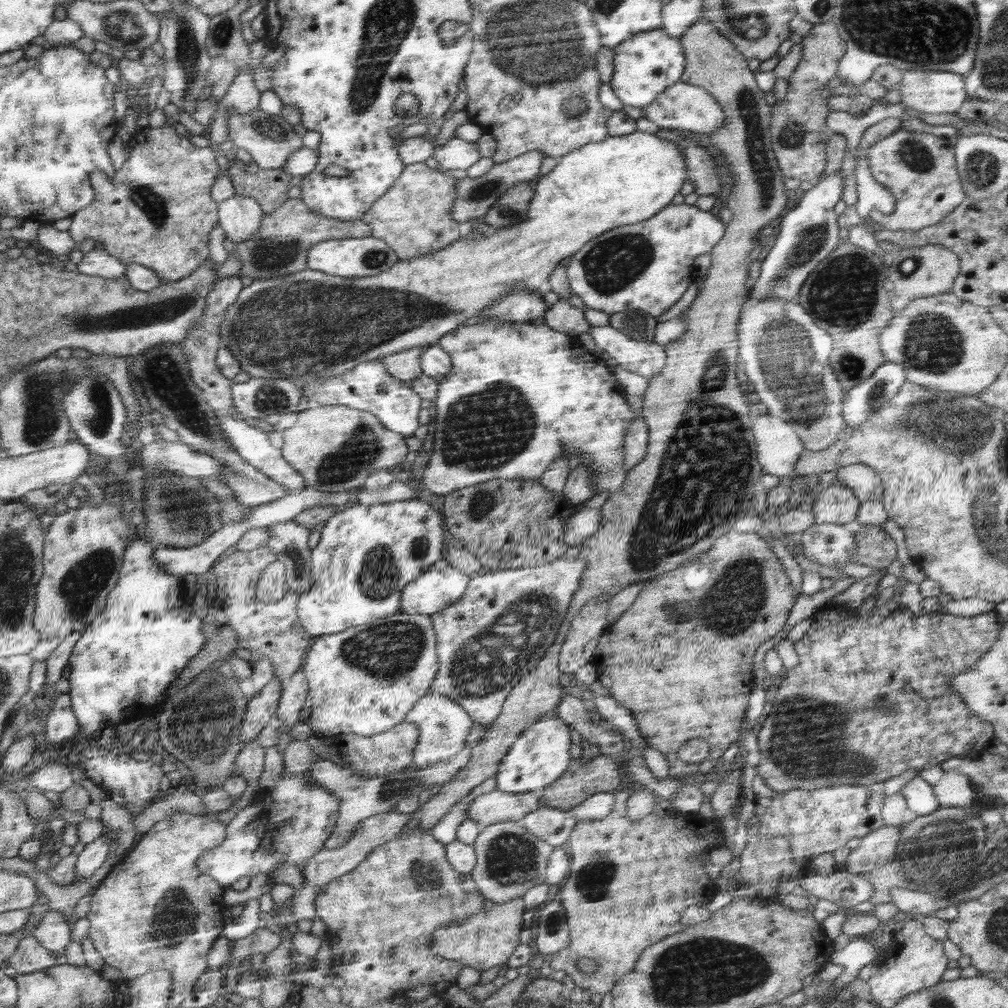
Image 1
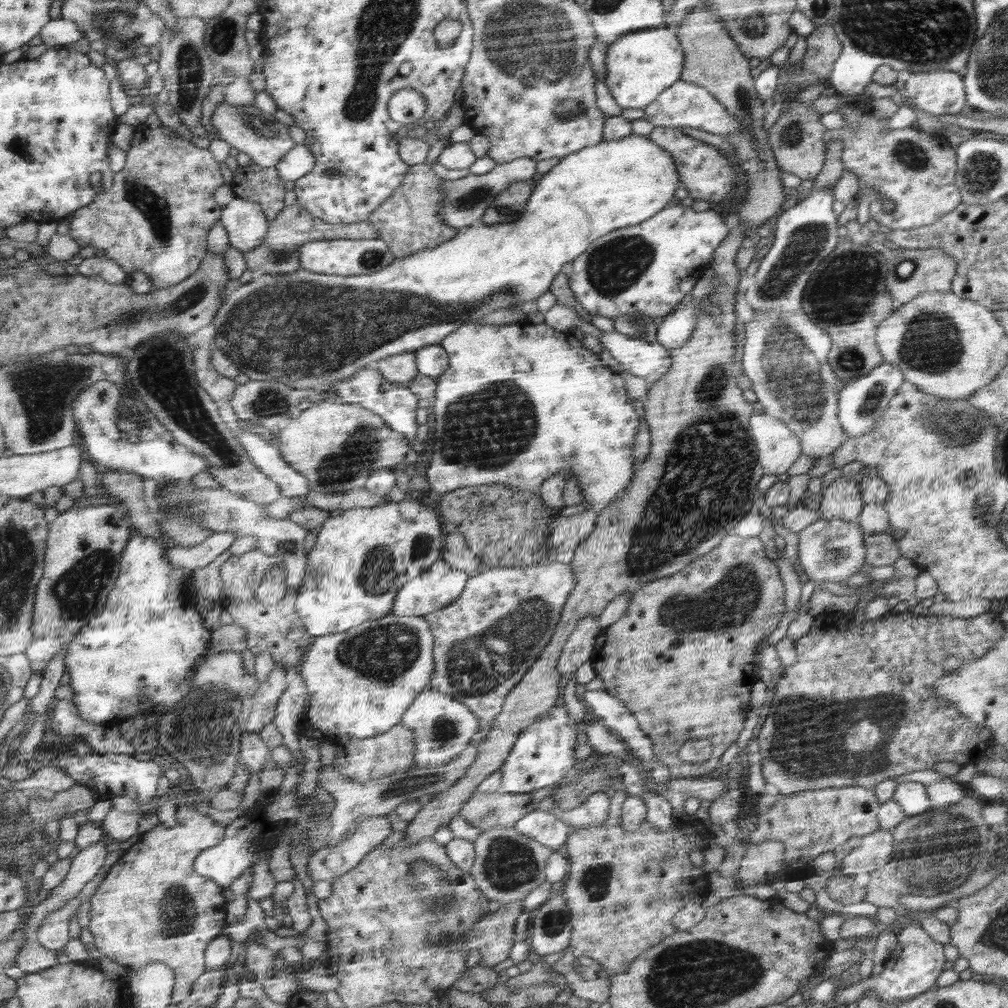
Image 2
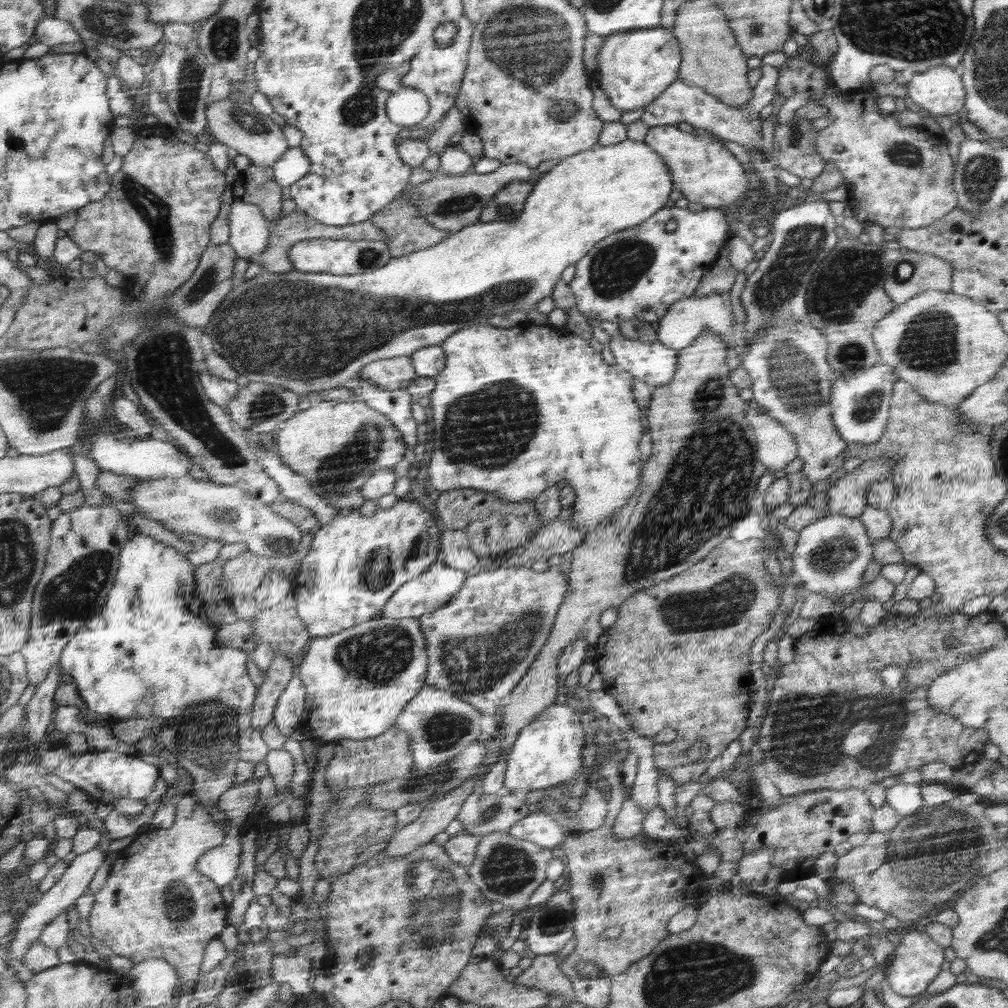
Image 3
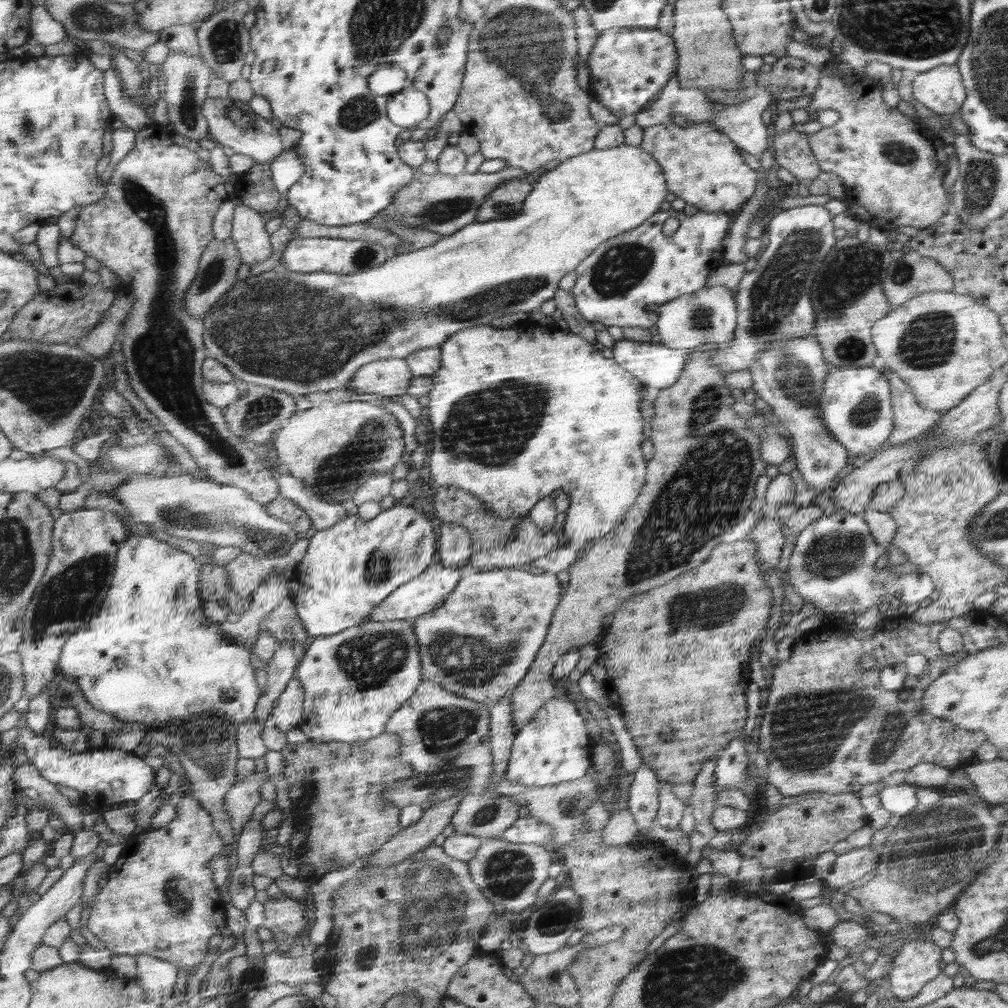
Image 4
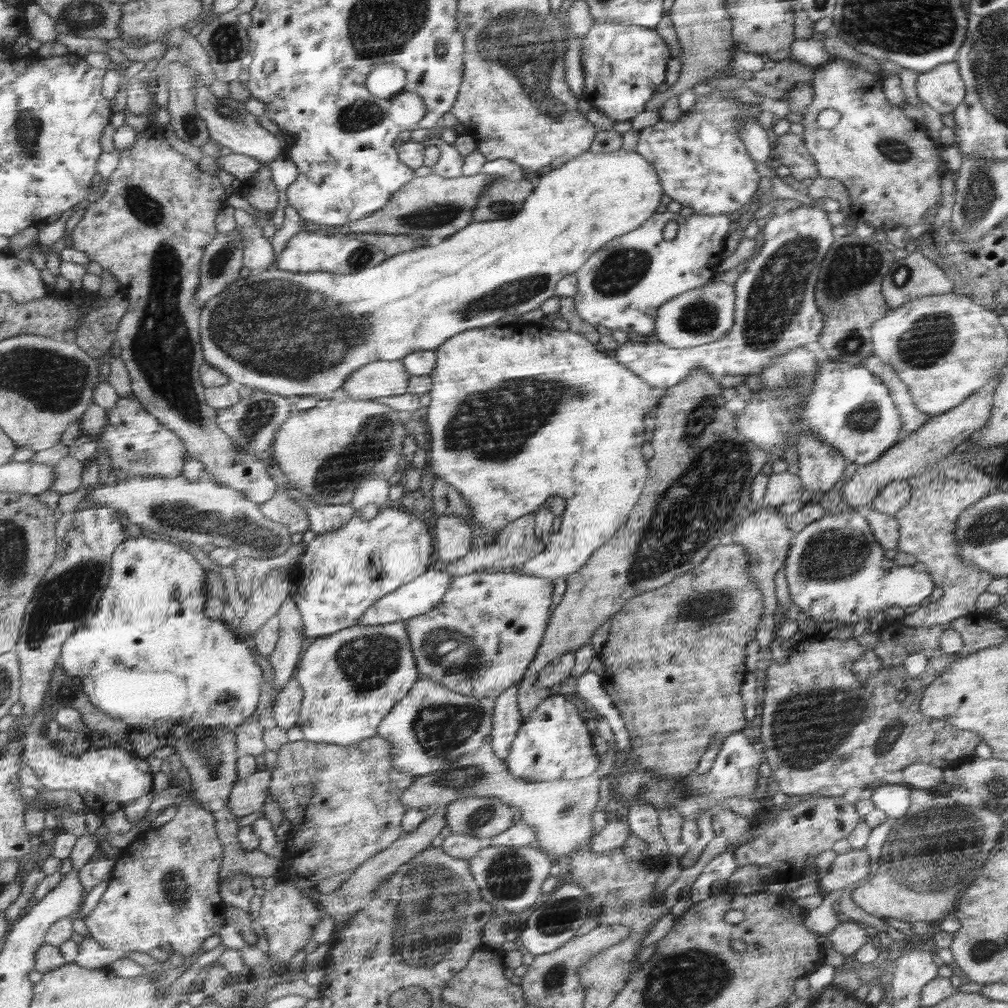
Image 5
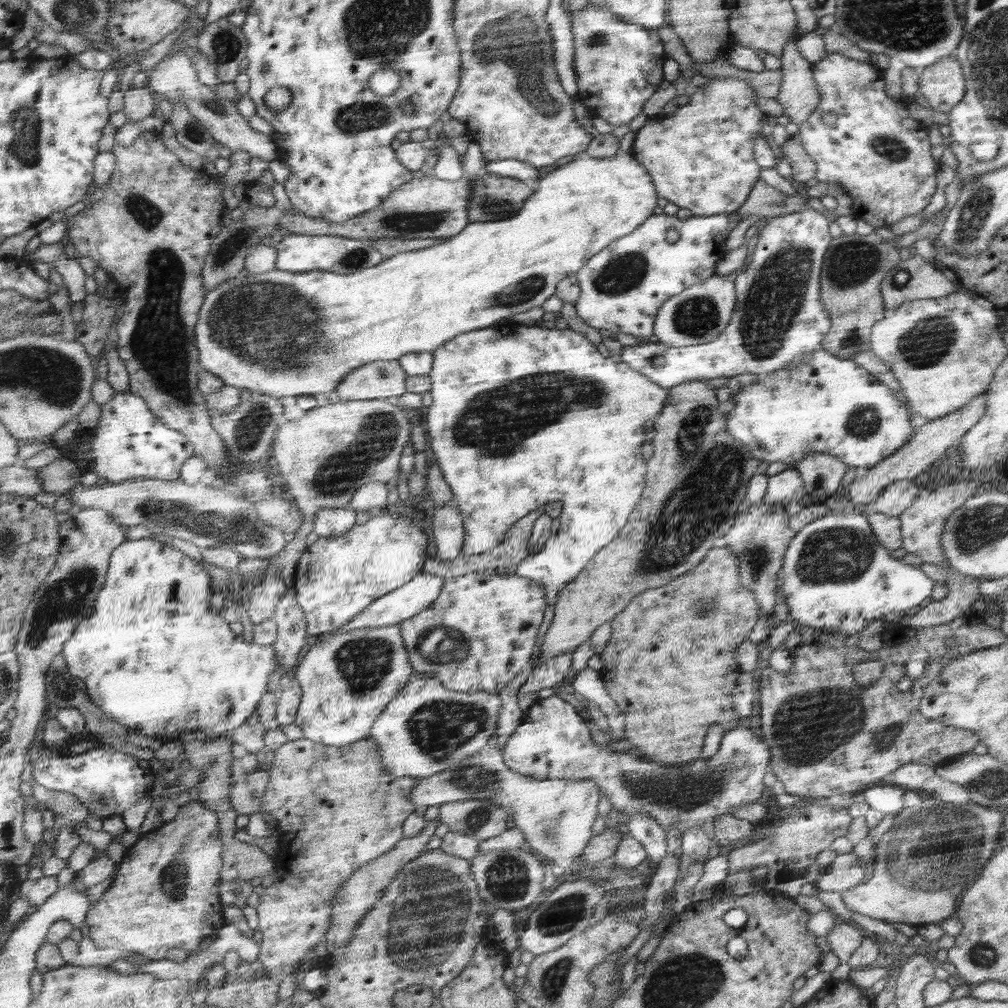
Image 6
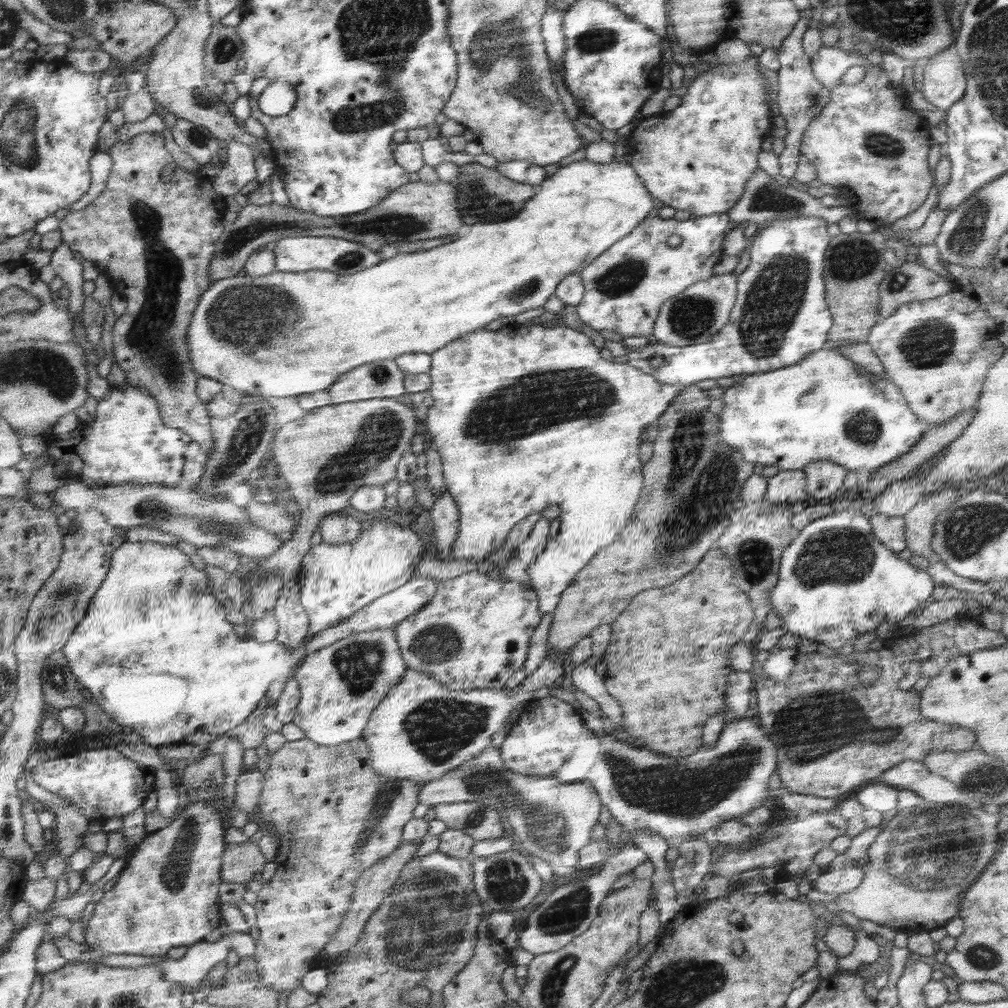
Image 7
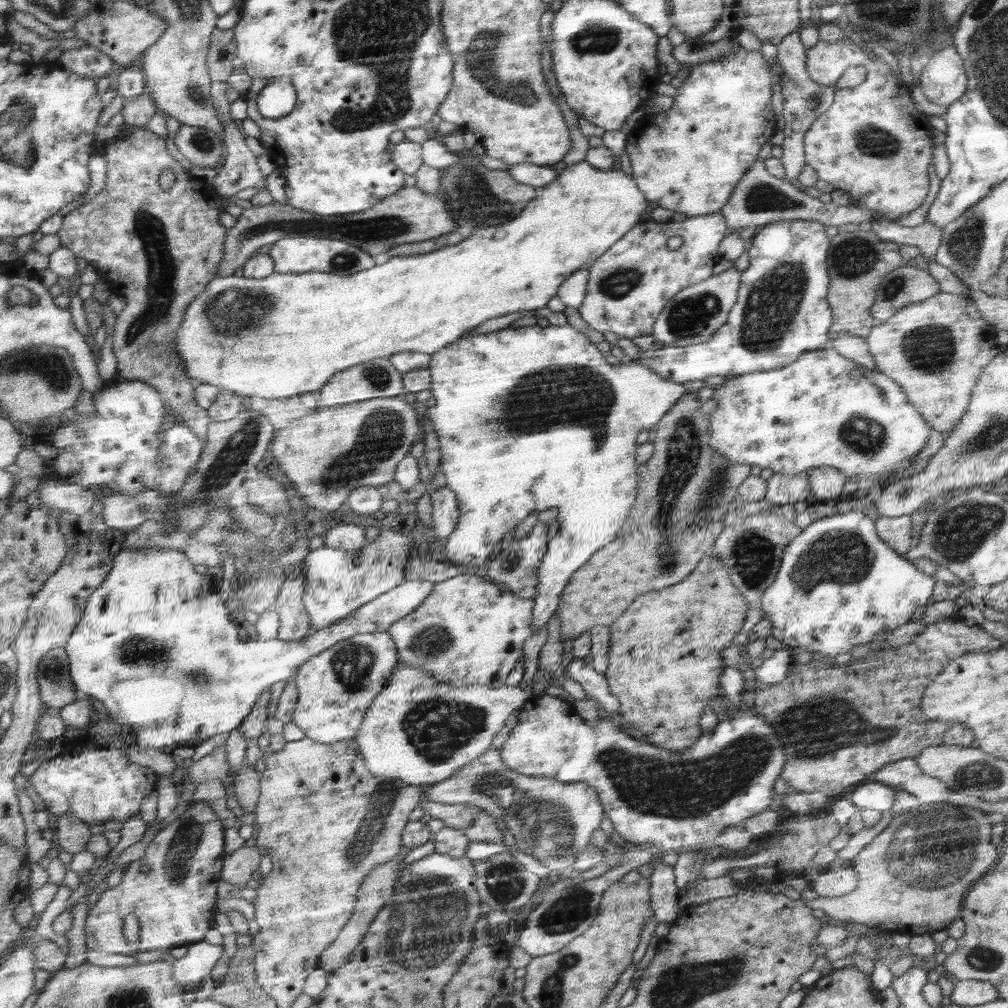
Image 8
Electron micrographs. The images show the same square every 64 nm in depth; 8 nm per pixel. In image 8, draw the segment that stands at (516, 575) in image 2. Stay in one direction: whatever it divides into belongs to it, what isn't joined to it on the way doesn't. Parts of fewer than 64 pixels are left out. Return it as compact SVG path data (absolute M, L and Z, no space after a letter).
M469 570L436 583L433 592L421 603L412 614L404 616L387 630L399 651L400 661L434 674L446 686L462 688L482 685L499 688L507 683L511 670L523 658L523 646L527 638L534 633L534 598L518 598L506 587L482 578L476 570Z

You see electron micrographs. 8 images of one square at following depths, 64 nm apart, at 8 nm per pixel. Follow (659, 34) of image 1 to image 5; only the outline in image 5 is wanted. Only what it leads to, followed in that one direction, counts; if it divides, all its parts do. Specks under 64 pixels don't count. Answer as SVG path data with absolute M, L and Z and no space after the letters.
M594 20L581 40L581 60L584 101L615 121L631 120L666 82L670 50L655 28Z

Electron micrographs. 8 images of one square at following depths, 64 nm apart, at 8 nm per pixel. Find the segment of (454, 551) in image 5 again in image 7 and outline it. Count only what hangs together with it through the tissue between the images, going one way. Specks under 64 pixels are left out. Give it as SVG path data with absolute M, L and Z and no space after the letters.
M447 490L437 496L429 518L432 520L432 530L440 556L443 559L450 559L459 531L460 511L453 496Z

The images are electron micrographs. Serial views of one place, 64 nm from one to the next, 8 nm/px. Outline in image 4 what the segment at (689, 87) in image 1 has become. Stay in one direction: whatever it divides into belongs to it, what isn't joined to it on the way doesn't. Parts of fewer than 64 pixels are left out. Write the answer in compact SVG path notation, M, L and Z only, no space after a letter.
M676 68L676 73L668 81L668 84L664 86L660 98L646 112L642 111L636 115L636 125L646 129L664 122L672 122L670 119L672 113L682 114L682 116L686 116L690 120L689 122L704 122L704 124L710 124L710 126L722 130L737 147L744 150L744 152L748 152L748 154L758 156L758 154L761 155L764 150L768 149L767 125L763 123L761 114L768 109L769 104L774 99L766 87L756 86L751 89L751 94L750 100L742 102L738 106L712 102L702 89L680 89Z

